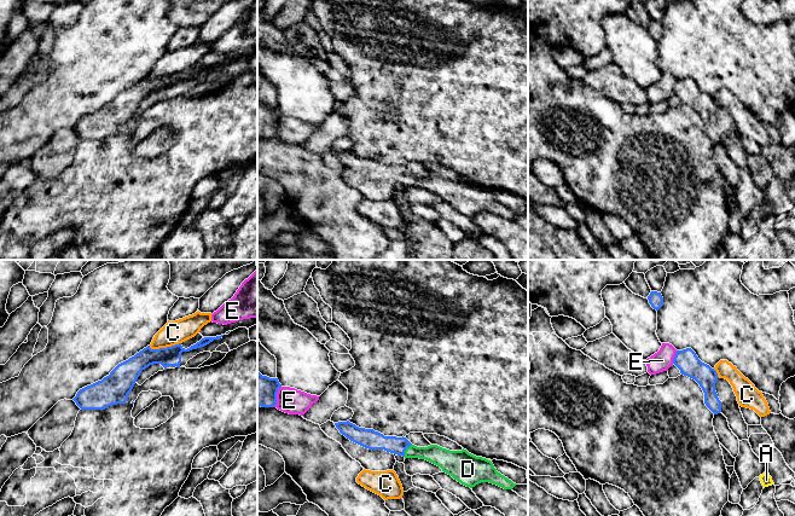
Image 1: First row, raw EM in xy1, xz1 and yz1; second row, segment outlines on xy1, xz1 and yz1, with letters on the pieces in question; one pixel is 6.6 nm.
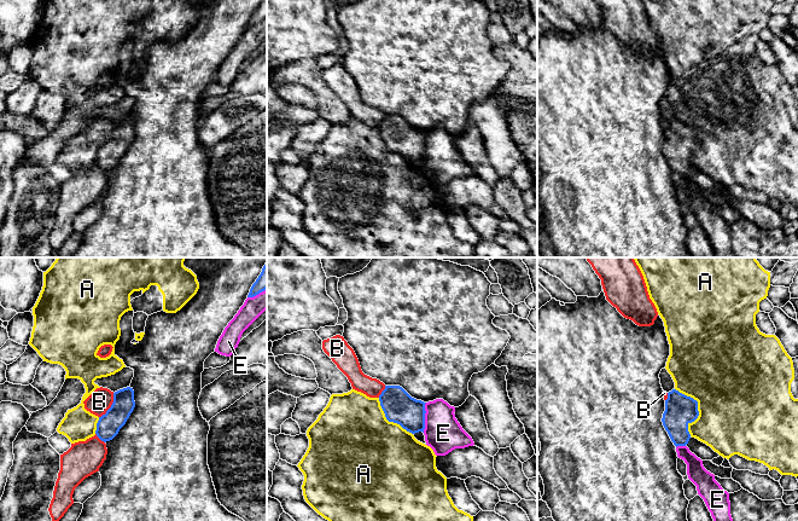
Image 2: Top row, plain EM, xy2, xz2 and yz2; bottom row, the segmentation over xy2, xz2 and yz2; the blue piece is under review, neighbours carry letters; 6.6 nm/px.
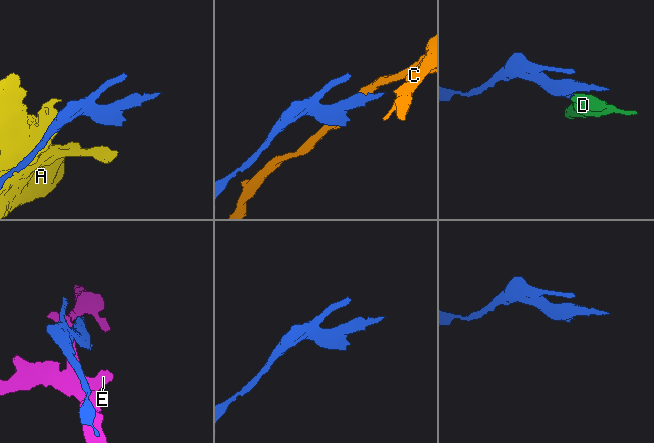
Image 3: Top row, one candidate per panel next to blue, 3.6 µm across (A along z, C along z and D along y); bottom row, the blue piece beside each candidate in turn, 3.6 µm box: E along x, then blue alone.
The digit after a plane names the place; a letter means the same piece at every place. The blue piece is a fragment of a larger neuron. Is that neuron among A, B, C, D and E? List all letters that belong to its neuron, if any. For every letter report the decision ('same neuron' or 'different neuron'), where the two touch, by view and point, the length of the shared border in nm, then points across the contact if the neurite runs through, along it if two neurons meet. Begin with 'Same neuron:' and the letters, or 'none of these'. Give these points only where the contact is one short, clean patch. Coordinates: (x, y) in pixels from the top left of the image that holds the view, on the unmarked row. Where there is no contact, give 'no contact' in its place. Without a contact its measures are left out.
Same neuron: D
A: different neuron; meets blue in yz2 at (697, 138); contact 340 nm long
B: different neuron; meets blue in xy2 at (111, 135); contact 190 nm long; border along xy2 (114, 122), (111, 135), (99, 146)
C: different neuron; meets blue in xy1 at (164, 77); contact 220 nm long
D: same neuron; meets blue in xz1 at (405, 179); contact 100 nm long; runs through xz1 (370, 168), (398, 174), (405, 179), (434, 183), (441, 186)
E: different neuron; meets blue in xz2 at (424, 146); contact 200 nm long

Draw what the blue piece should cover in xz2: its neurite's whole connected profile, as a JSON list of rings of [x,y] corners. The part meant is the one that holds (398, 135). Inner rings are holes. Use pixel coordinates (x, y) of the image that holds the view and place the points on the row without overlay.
[[[385,115],[379,131],[389,151],[400,154],[412,163],[424,162],[426,132],[412,127],[400,115]]]

